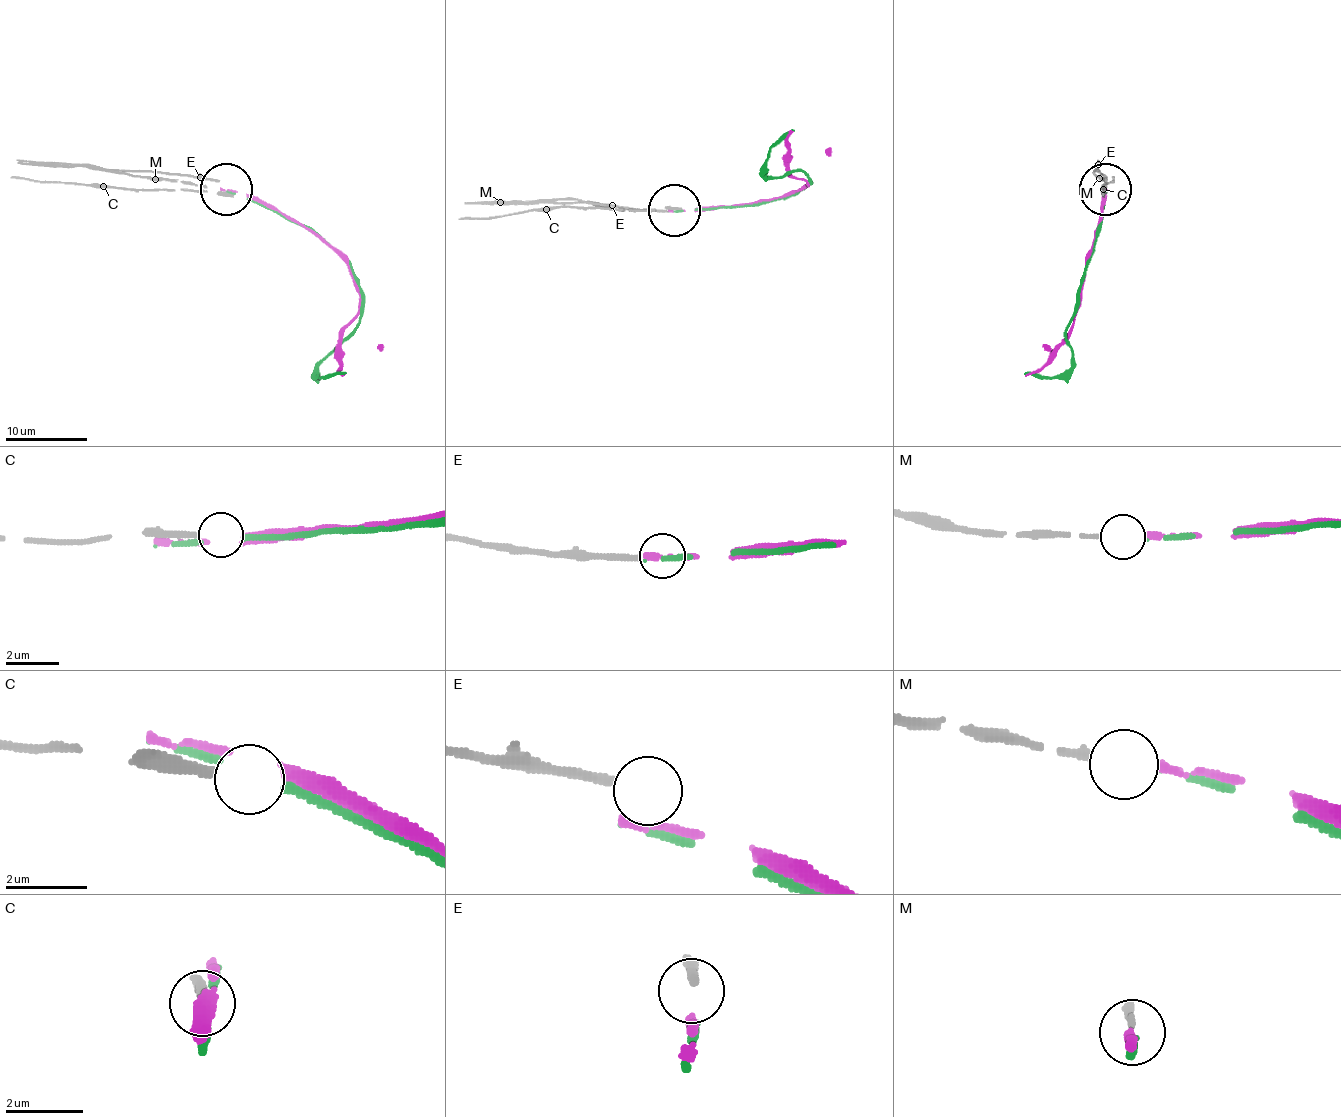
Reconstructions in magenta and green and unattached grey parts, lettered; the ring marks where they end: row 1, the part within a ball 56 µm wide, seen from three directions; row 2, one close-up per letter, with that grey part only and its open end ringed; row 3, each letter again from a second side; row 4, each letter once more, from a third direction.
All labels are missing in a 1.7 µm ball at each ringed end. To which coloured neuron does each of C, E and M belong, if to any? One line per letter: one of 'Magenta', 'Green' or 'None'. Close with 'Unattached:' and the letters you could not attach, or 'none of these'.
C: None
E: None
M: Magenta
Unattached: C, E

